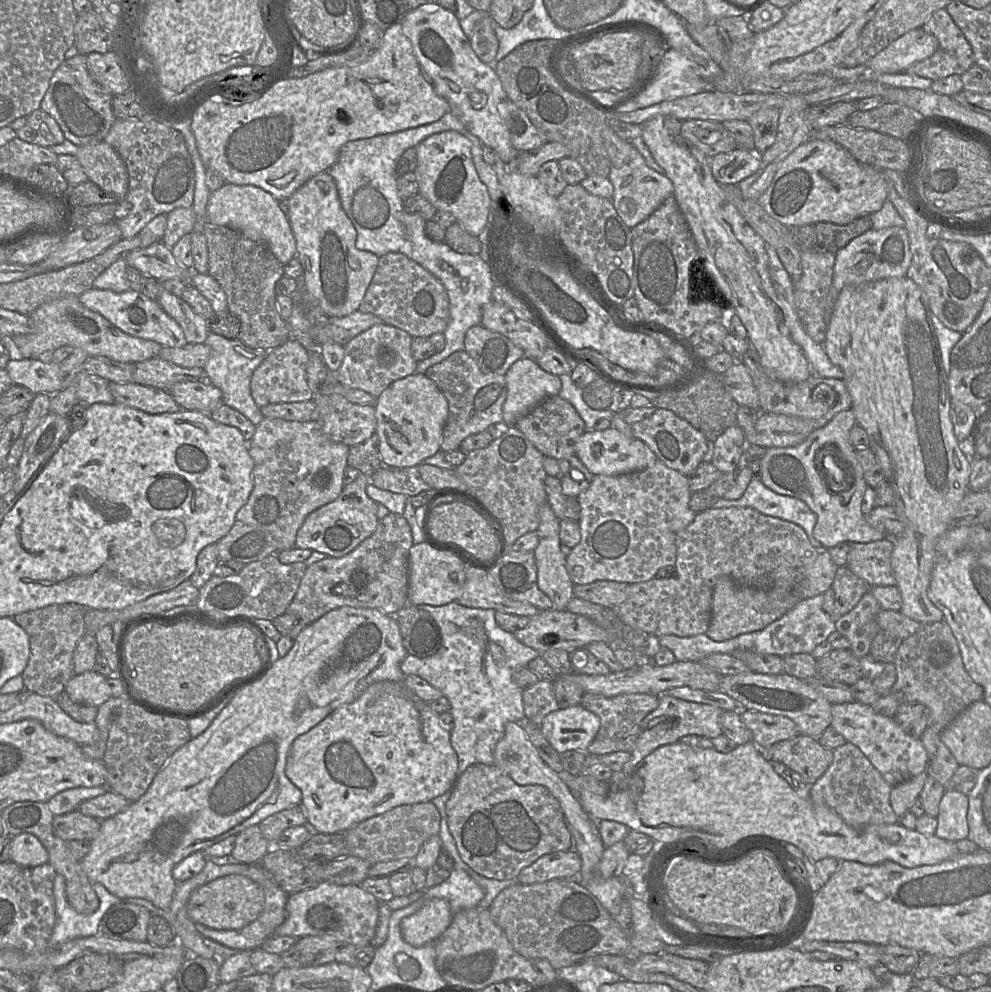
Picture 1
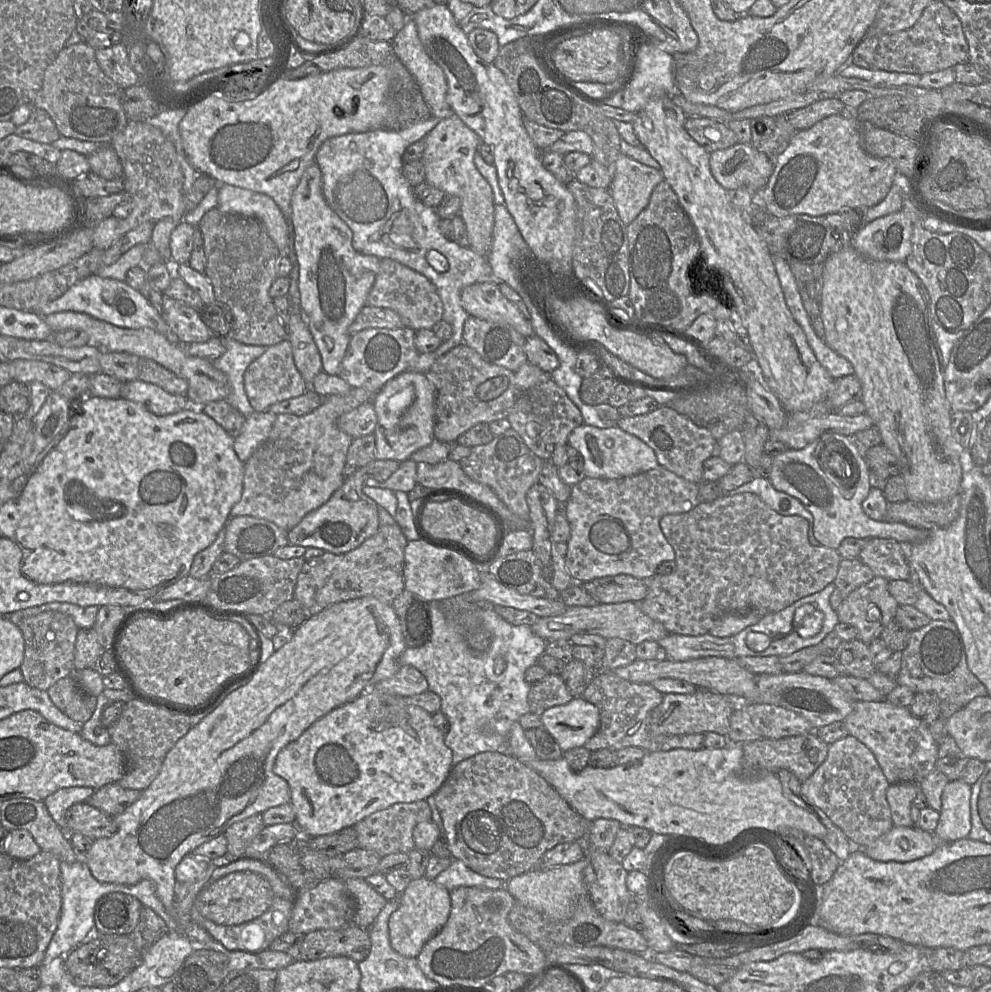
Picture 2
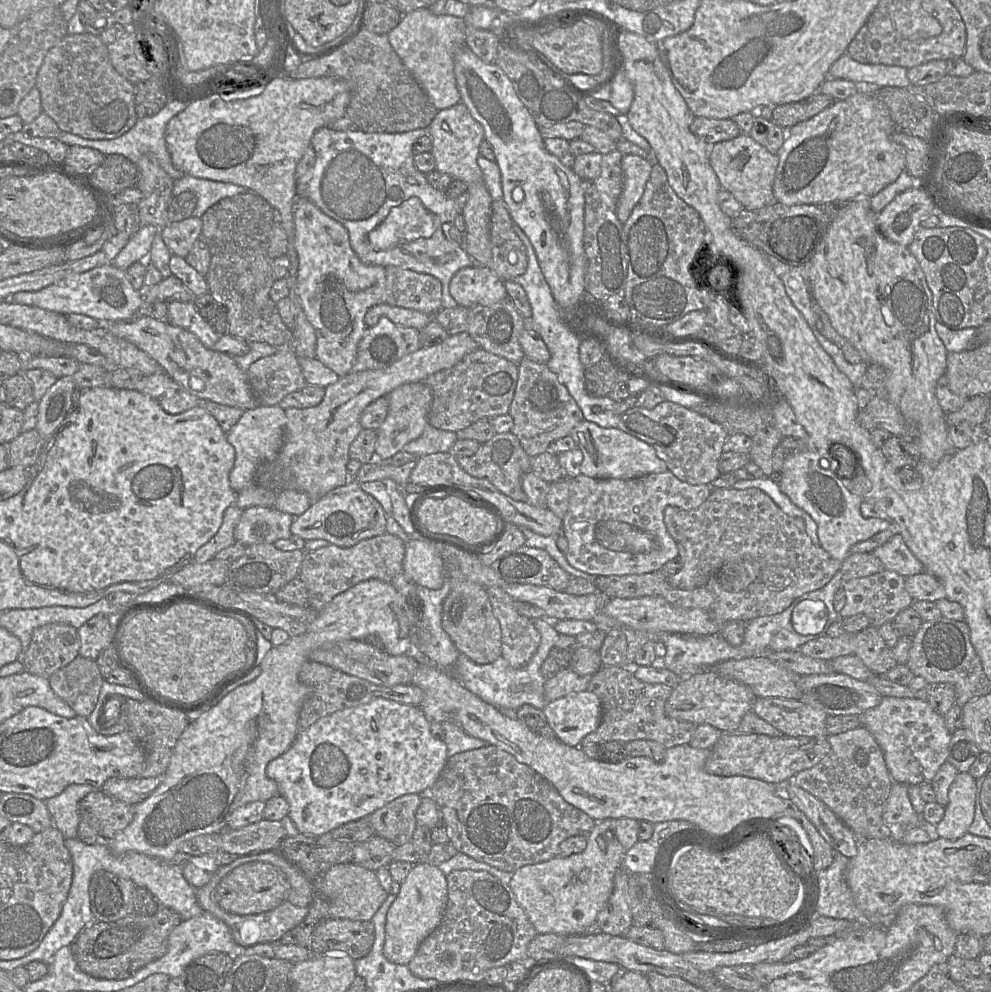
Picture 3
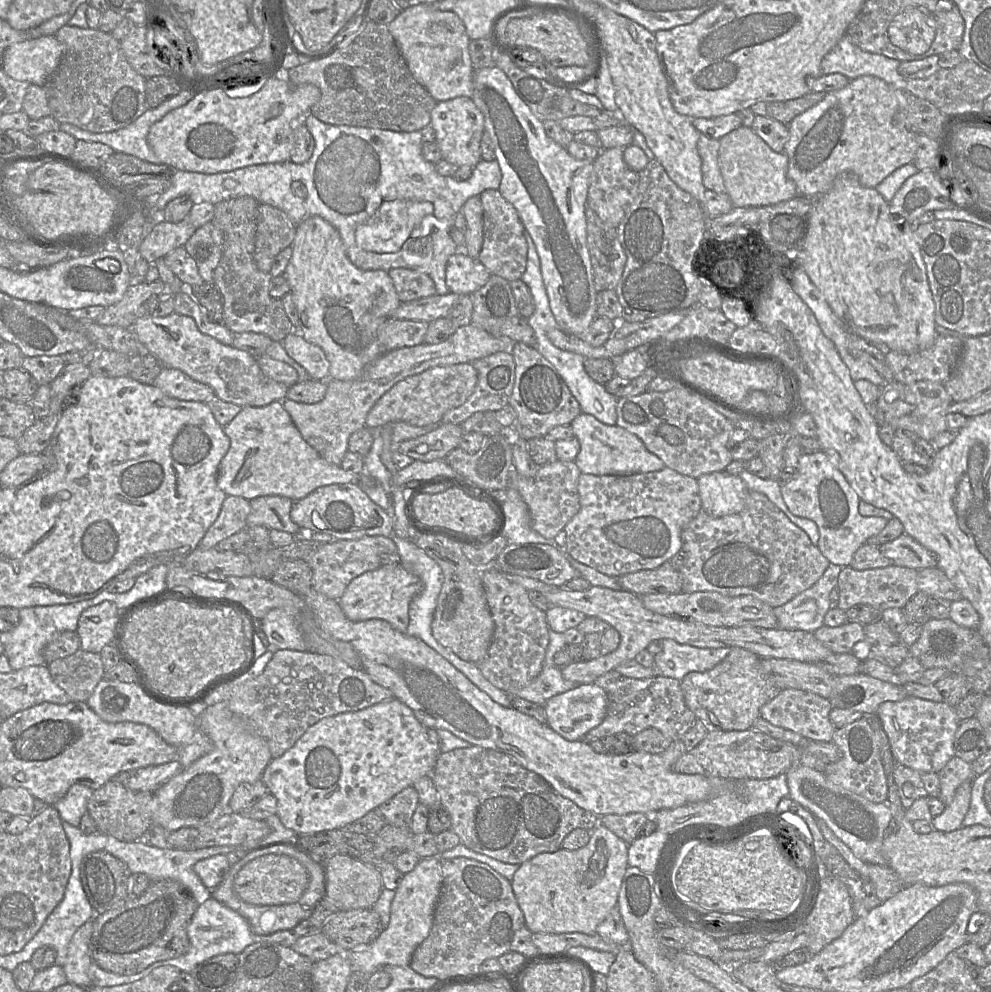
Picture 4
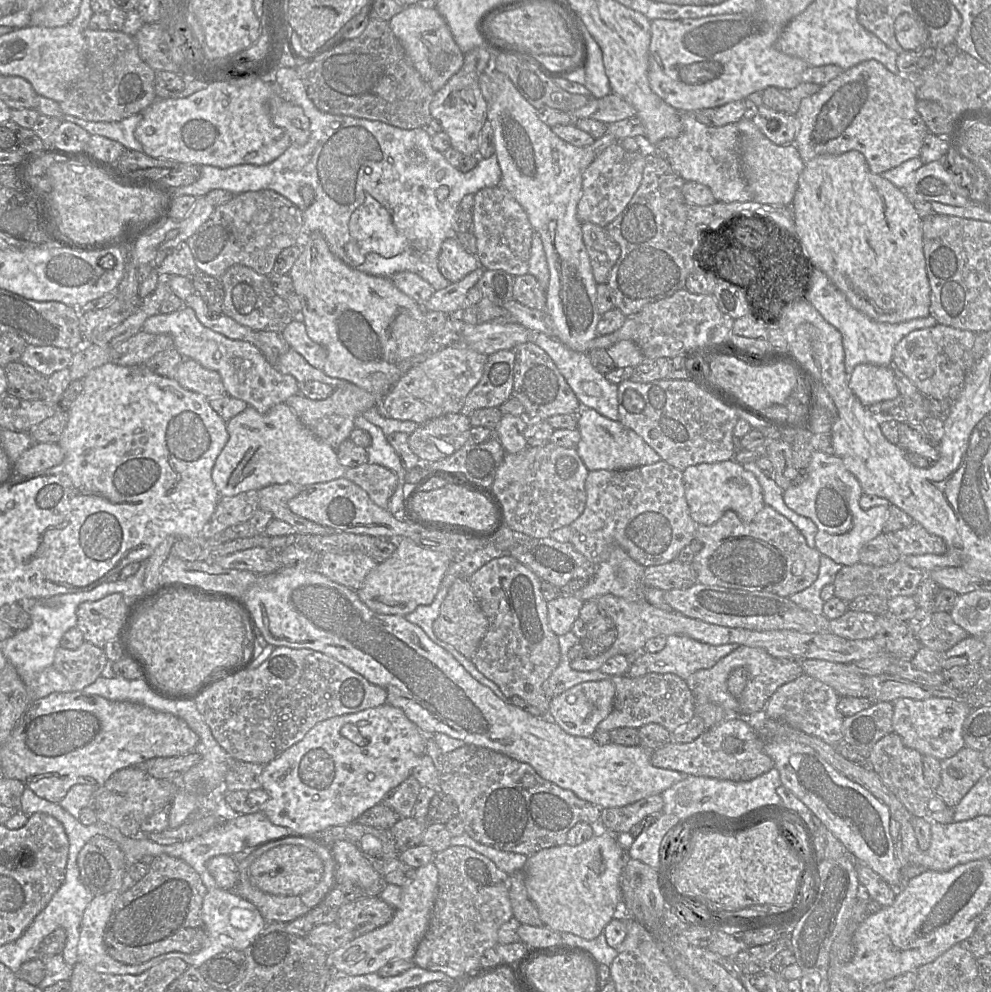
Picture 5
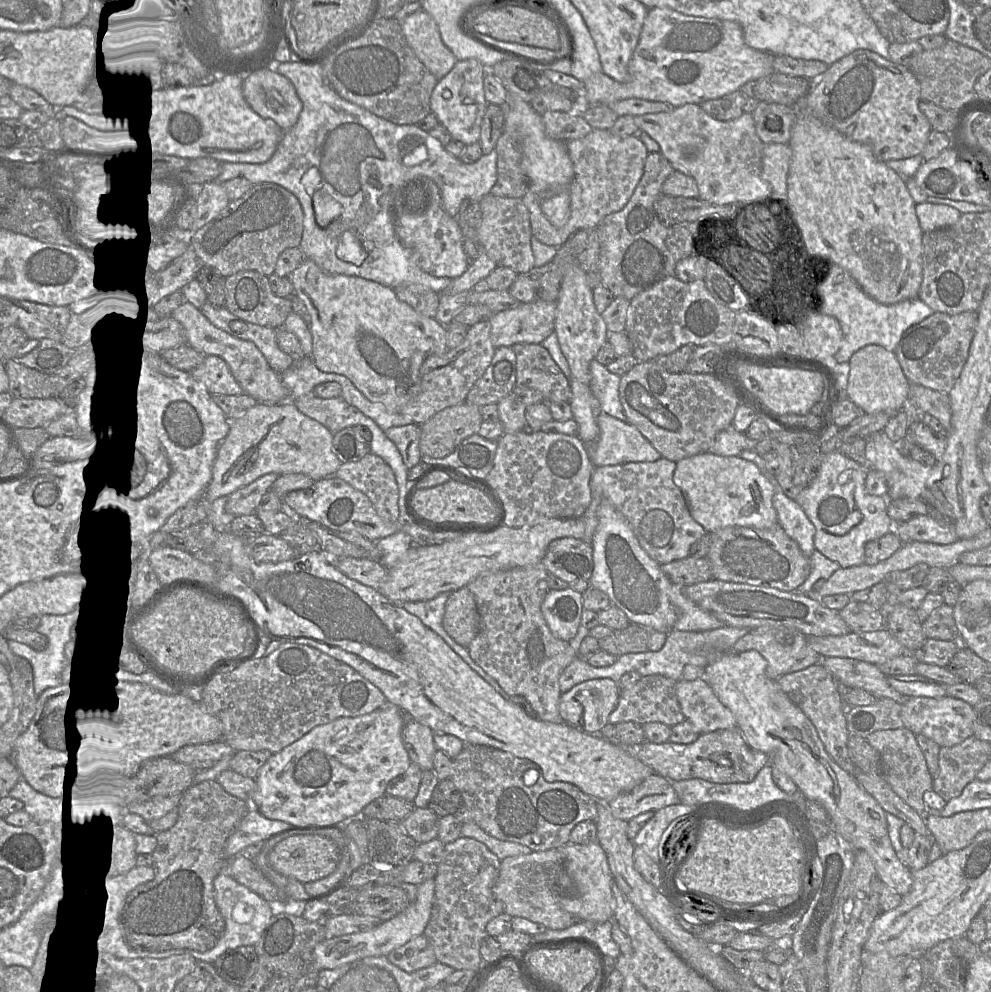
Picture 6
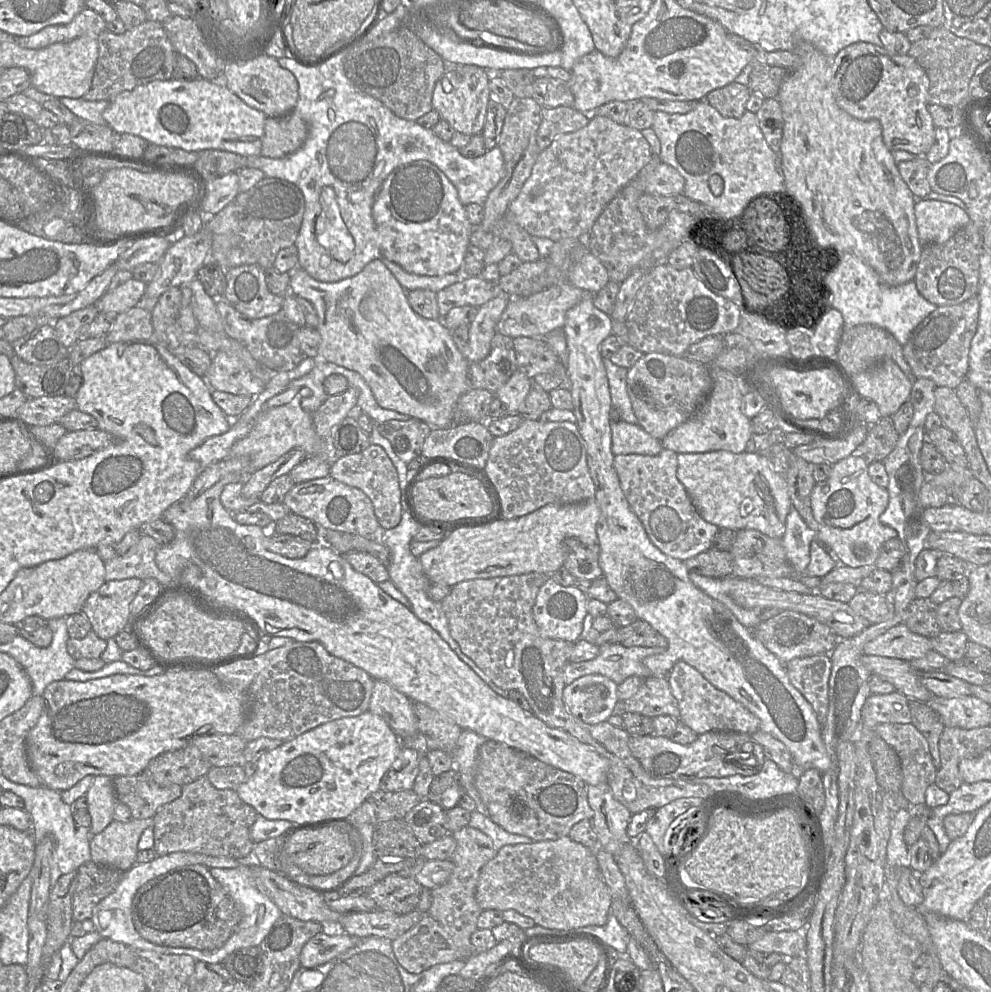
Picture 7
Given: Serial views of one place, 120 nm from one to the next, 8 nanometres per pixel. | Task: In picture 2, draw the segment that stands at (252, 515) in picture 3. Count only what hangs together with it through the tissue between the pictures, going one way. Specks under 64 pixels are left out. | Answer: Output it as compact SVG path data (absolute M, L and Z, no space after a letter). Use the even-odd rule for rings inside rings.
M236 516L225 526L224 551L237 556L241 561L274 555L275 551L289 545L287 532L273 522L253 516Z

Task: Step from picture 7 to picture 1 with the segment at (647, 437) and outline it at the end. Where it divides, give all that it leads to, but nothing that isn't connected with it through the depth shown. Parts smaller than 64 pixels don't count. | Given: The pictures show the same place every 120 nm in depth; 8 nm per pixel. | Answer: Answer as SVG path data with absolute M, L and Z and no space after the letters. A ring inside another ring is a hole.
M615 428L585 431L575 444L575 455L593 475L618 476L651 467L658 460L654 452L640 439L627 437Z

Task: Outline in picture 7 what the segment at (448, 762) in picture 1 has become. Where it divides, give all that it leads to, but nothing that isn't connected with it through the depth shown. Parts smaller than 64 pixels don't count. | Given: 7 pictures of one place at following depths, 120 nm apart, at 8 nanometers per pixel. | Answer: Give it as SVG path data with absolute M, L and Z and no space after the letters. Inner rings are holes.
M370 711L324 723L263 754L255 773L236 792L248 805L269 820L288 820L294 825L311 821L344 821L371 794L380 790L383 776L402 748L401 740L386 721Z

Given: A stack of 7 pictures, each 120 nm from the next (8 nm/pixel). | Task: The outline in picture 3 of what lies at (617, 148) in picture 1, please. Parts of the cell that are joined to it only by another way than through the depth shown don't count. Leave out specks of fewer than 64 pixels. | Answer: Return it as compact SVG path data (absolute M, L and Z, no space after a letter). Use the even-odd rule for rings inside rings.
M626 154L622 156L621 167L624 183L616 205L616 215L624 224L643 195L652 163L646 158Z

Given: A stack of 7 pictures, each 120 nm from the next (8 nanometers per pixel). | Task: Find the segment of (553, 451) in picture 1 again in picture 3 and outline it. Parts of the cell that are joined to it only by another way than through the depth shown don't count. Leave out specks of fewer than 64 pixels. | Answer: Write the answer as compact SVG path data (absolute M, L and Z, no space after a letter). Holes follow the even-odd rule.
M525 357L518 365L518 380L509 414L514 420L511 432L520 441L525 452L534 457L549 450L552 442L566 437L584 420L583 413L567 388L546 364Z

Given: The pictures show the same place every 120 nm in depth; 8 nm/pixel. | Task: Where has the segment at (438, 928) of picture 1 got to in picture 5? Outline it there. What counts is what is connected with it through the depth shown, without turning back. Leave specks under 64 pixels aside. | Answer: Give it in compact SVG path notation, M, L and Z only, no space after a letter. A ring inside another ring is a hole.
M431 861L418 868L414 880L401 888L401 907L395 910L390 922L328 953L329 966L334 972L361 976L377 973L381 967L392 960L413 960L416 949L428 930L438 891L438 870L434 862Z

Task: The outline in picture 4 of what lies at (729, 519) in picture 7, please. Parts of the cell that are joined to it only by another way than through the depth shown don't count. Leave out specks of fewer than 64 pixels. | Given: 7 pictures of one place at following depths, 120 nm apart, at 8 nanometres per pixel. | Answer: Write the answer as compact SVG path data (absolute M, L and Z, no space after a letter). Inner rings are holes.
M724 471L697 479L701 509L713 517L736 514L745 508L749 490L738 475Z

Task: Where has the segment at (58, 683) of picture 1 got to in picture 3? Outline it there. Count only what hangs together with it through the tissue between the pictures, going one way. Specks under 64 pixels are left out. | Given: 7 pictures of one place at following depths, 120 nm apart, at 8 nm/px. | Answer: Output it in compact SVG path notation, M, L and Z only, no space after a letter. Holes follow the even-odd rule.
M48 624L34 630L27 650L22 654L24 670L49 678L71 663L78 655L78 630L67 624Z

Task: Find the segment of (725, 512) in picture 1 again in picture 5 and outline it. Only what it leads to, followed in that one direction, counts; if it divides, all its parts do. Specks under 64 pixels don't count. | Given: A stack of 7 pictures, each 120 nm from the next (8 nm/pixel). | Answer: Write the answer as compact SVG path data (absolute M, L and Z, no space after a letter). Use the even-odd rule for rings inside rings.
M768 505L749 523L743 522L734 511L727 511L716 523L699 525L695 539L702 543L702 549L691 564L700 584L790 597L810 587L818 578L821 553L808 546L788 518Z

